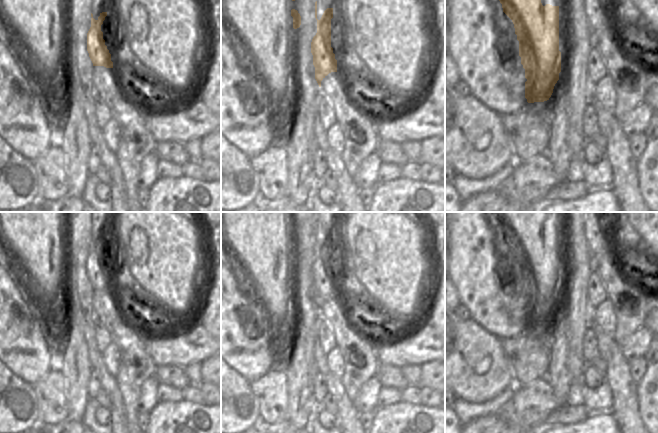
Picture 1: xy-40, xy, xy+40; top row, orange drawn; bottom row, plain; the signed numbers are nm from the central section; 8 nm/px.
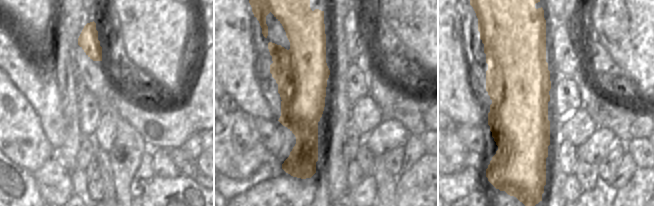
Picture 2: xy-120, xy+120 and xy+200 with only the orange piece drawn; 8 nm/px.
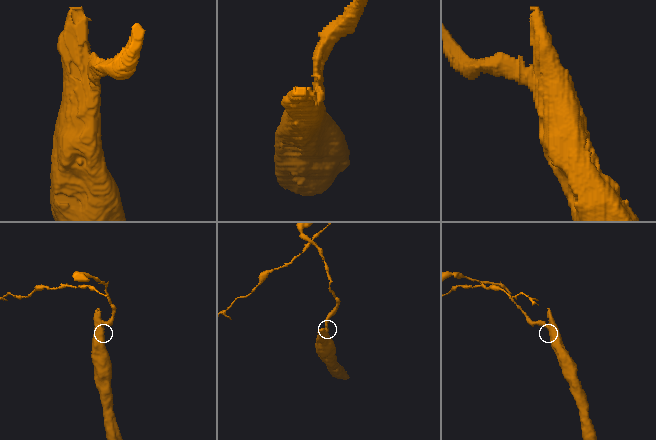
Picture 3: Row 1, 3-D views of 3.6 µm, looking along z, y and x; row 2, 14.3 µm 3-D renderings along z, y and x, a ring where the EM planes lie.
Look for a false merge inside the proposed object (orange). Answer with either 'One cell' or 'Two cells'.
Two cells

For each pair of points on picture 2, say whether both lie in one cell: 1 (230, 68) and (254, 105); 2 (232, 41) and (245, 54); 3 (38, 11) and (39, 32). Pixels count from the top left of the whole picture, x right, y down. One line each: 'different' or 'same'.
1: same
2: different
3: same

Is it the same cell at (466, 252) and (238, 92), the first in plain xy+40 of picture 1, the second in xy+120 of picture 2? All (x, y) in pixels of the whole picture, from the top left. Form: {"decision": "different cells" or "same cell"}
{"decision": "same cell"}

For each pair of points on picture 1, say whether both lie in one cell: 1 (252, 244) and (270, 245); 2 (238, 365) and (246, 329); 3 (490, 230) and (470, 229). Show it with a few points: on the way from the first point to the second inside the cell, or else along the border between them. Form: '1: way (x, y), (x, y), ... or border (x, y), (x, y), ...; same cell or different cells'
1: border (256, 232), (264, 240), (260, 243), (263, 251); different cells
2: way (236, 356), (236, 347), (242, 338); same cell
3: border (470, 222), (480, 232); different cells

